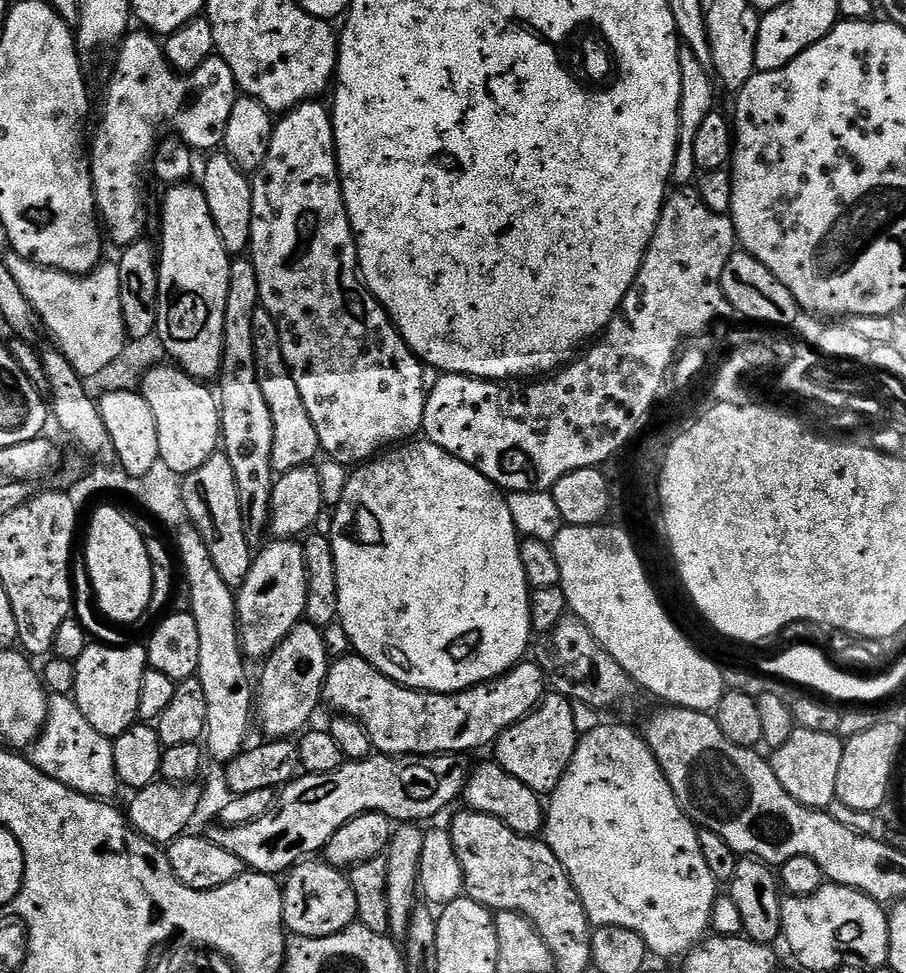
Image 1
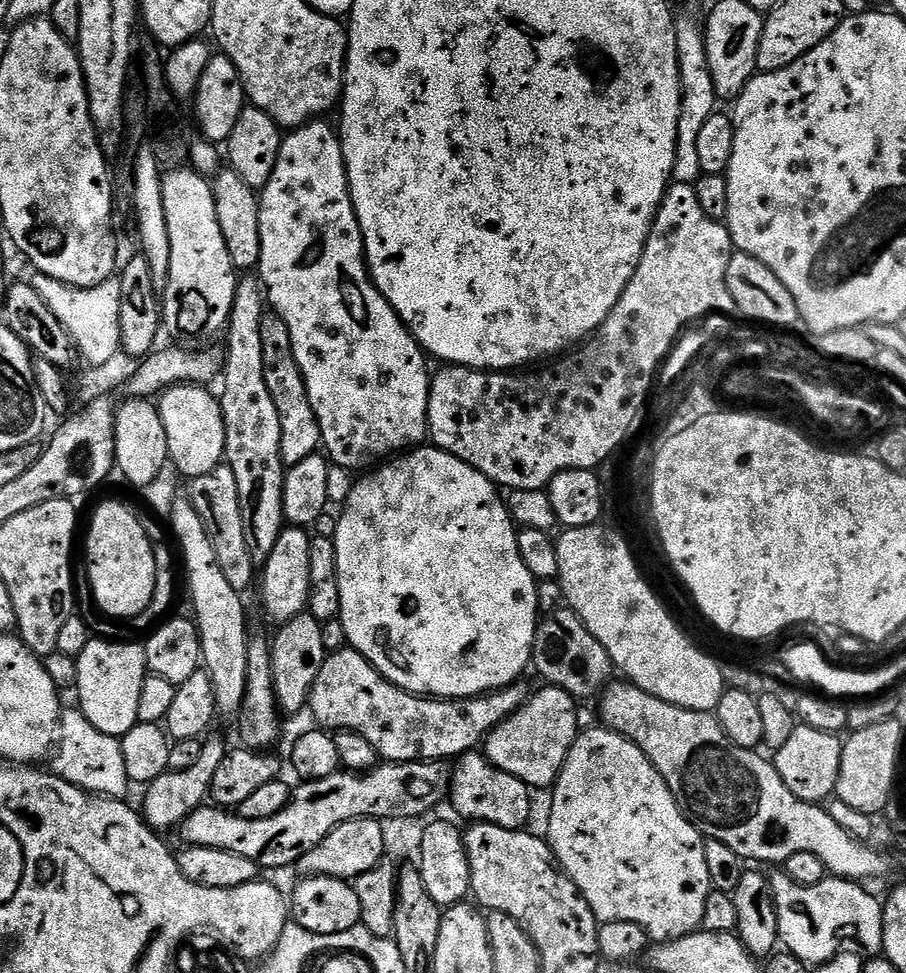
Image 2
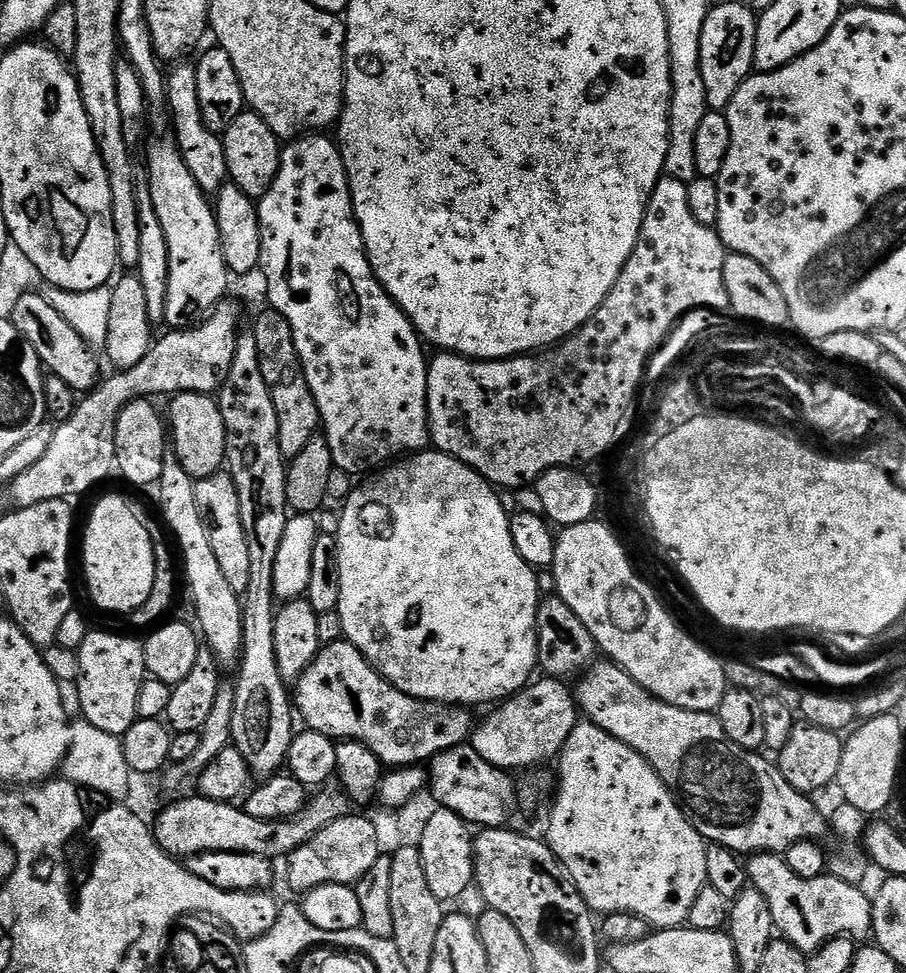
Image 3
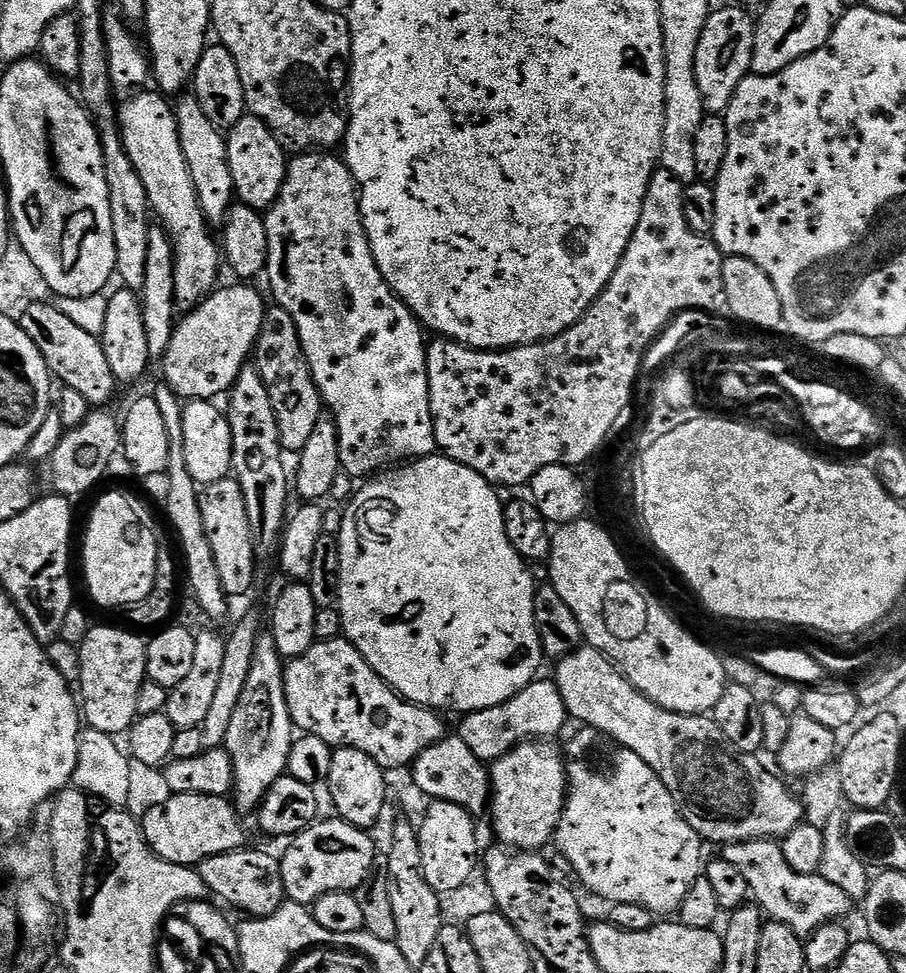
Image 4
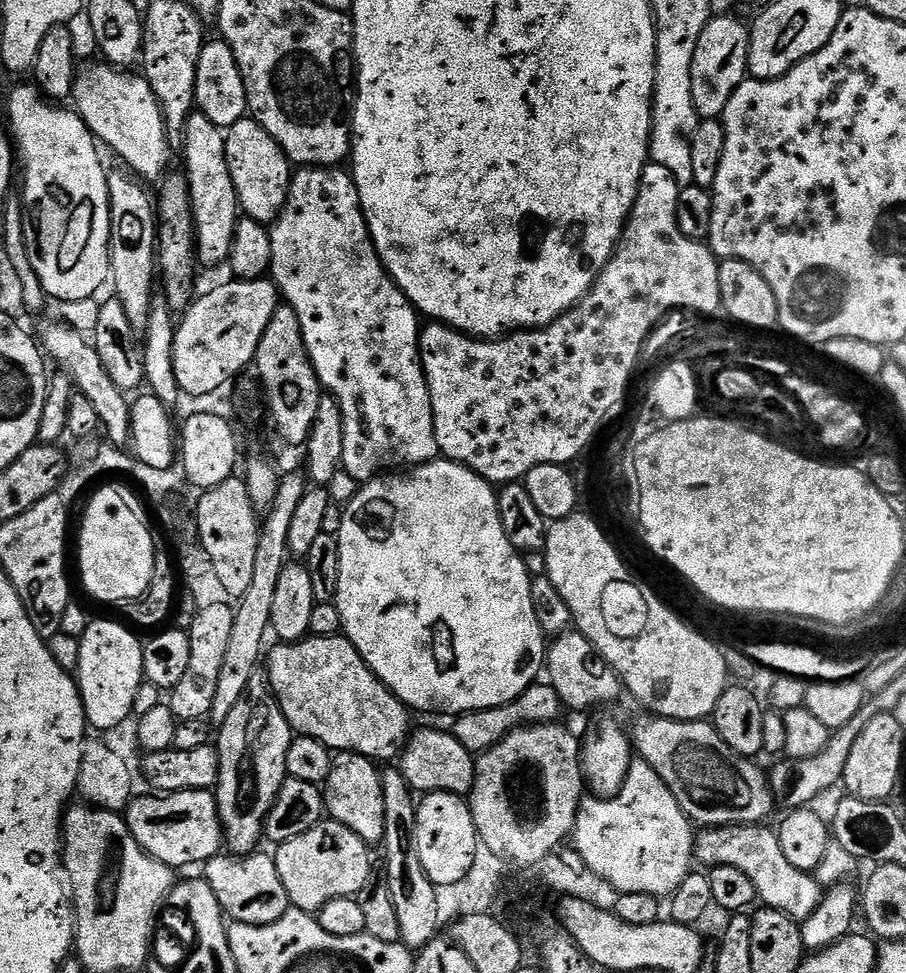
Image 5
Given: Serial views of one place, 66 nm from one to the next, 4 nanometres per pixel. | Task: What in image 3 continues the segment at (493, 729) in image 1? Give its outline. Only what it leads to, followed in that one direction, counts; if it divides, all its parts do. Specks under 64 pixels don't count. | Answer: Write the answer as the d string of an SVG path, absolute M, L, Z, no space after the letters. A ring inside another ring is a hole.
M347 640L323 645L294 684L294 708L307 727L333 740L362 742L384 766L420 766L433 756L465 743L474 719L467 707L415 700L385 680Z

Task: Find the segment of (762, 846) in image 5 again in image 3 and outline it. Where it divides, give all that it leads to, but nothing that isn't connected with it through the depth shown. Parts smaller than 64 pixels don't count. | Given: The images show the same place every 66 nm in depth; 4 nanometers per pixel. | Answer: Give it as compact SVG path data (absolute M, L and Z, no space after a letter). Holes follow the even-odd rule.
M758 852L746 860L751 887L757 888L770 902L770 914L775 931L789 940L798 951L817 952L828 940L836 936L849 938L867 937L872 930L872 902L863 887L825 874L818 878L798 878L784 861L783 855L775 852Z

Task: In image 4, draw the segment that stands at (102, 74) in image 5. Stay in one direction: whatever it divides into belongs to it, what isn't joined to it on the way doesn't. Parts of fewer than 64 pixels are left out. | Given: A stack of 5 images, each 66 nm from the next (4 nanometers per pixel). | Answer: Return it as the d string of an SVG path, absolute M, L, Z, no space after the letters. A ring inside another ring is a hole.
M159 91L137 92L119 105L118 123L126 154L130 162L134 162L134 170L138 170L142 186L146 186L149 209L172 242L175 303L181 309L191 310L211 296L217 287L216 275L220 268L222 272L222 248L217 237L216 240L212 237L213 229L198 206L198 194L194 190L194 182L186 166L186 154L182 154L182 142L178 138L173 105L169 97Z

